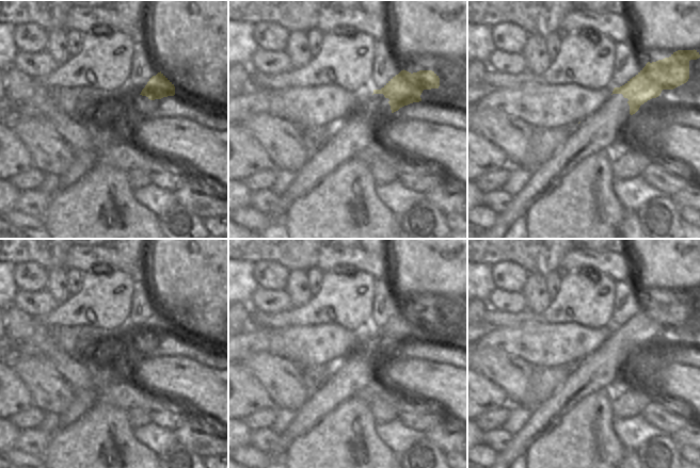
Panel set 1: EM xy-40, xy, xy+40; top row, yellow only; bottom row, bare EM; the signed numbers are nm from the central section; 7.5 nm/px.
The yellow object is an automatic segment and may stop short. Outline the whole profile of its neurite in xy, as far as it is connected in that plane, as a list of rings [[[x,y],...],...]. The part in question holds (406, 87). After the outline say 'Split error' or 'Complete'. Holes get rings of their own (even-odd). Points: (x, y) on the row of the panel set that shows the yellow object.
[[[401,70],[381,90],[366,87],[360,94],[349,92],[338,85],[315,85],[313,87],[289,87],[287,90],[253,90],[249,87],[240,96],[228,98],[228,125],[239,124],[257,113],[274,115],[287,119],[302,128],[333,128],[361,109],[373,94],[388,98],[392,113],[413,102],[421,101],[424,90],[439,88],[440,78],[432,70],[409,72]]]. Split error.

